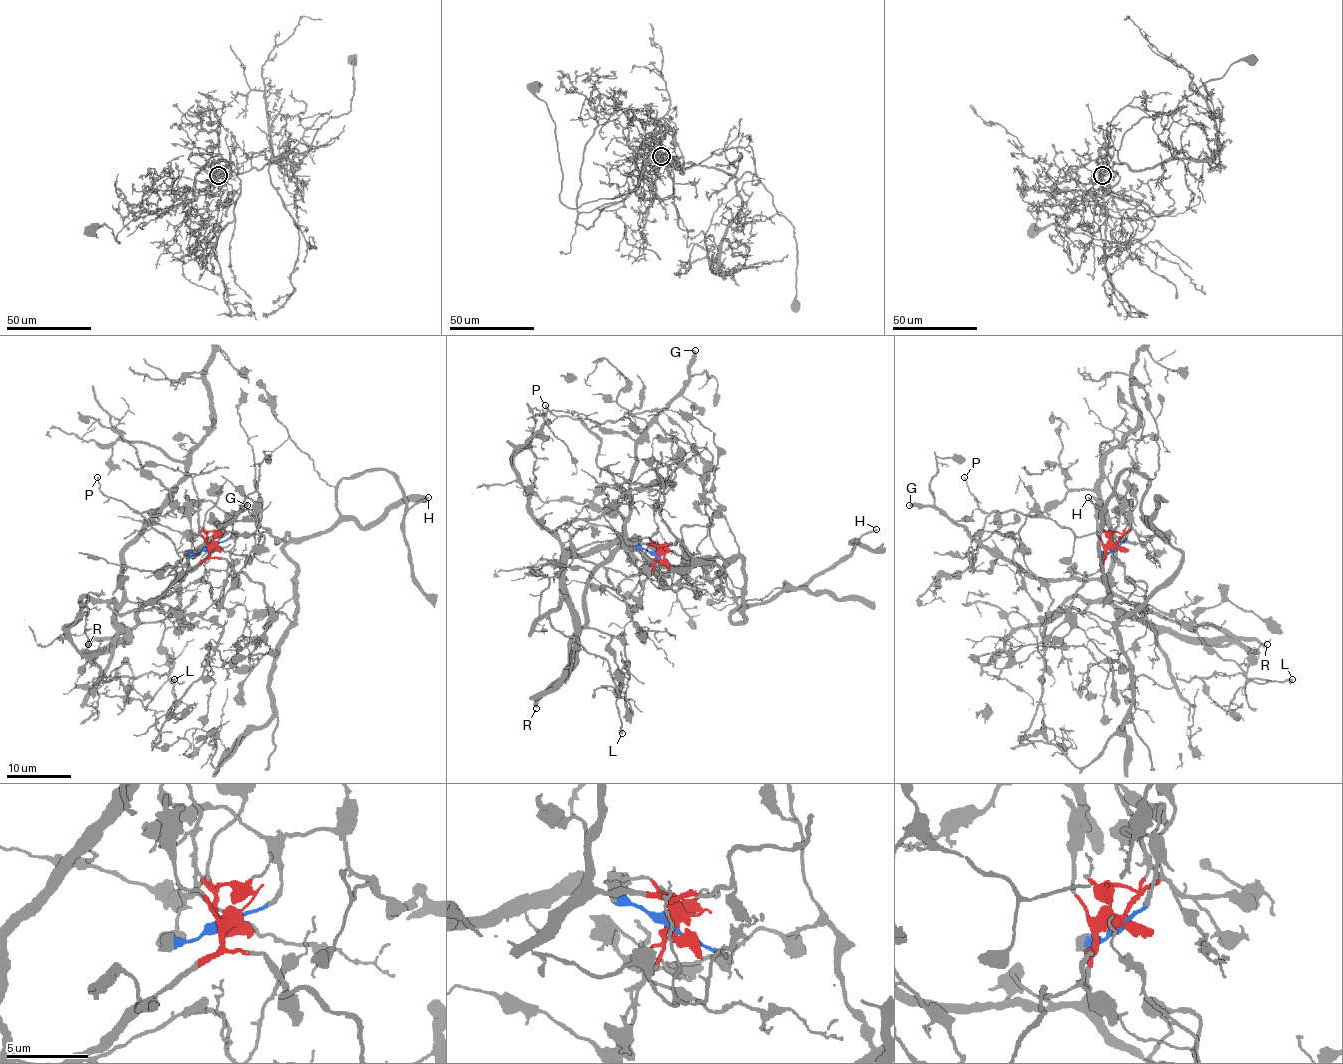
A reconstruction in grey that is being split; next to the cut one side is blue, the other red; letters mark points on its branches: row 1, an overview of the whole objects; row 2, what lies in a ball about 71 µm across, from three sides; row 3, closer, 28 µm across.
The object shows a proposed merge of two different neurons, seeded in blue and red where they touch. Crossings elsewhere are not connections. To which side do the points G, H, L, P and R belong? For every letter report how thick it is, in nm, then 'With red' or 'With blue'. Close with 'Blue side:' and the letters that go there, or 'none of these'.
G: Thickness 400 nm. With red
H: Thickness 240 nm. With blue
L: Thickness 360 nm. With red
P: Thickness 170 nm. With red
R: Thickness 360 nm. With red
Blue side: H

